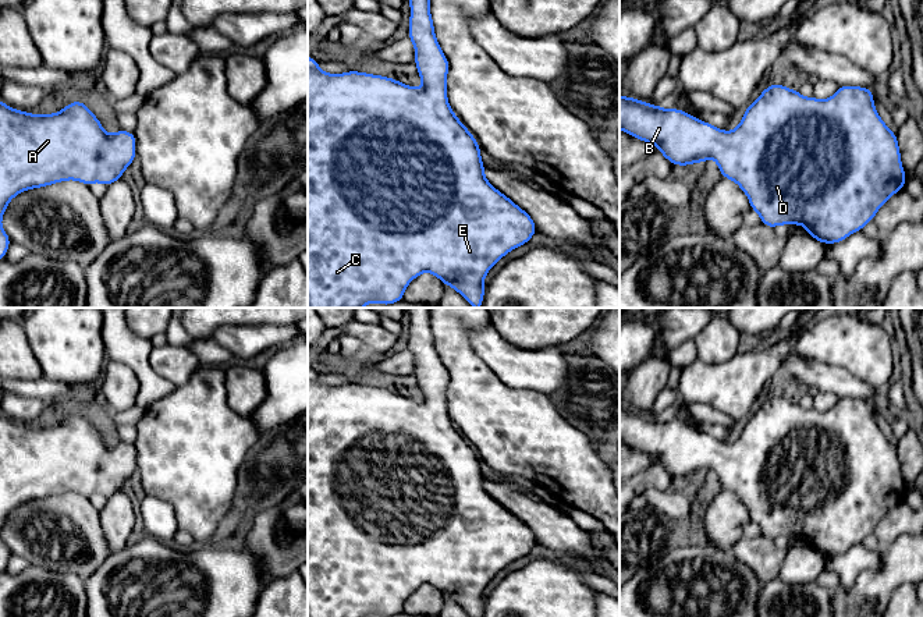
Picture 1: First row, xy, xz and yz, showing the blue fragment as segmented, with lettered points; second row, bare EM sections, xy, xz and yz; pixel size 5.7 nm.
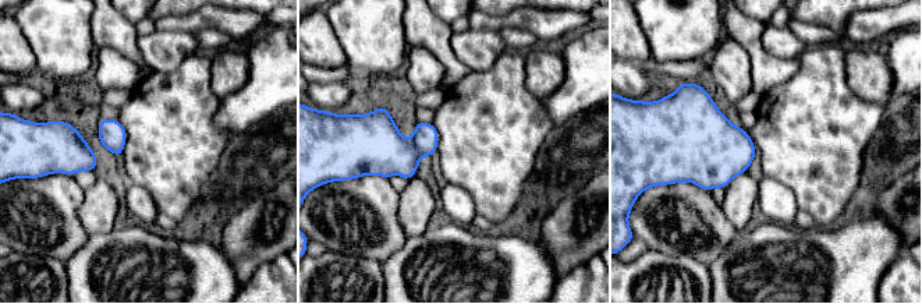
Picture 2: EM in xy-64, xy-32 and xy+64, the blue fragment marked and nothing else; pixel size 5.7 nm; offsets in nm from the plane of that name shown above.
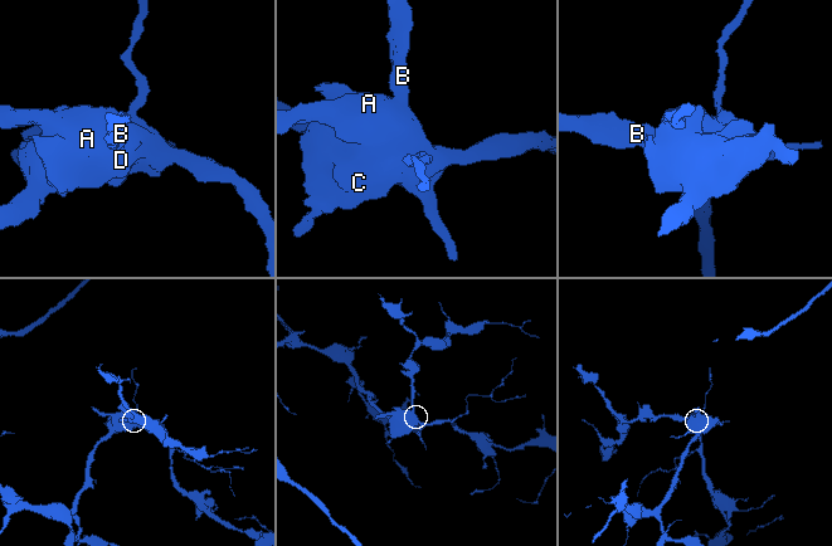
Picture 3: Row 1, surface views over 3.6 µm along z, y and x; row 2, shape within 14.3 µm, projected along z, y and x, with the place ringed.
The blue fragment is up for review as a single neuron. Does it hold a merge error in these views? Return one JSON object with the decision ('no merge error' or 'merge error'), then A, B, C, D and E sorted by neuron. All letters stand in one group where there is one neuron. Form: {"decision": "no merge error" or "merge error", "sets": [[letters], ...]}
{"decision": "no merge error", "sets": [["A", "B", "C", "D", "E"]]}

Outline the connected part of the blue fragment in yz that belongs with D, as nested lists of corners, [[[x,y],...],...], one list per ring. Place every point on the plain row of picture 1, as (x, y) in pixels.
[[[773,396],[768,397],[753,415],[748,416],[748,422],[743,425],[736,442],[723,443],[706,433],[699,432],[692,426],[682,423],[681,421],[668,422],[652,415],[642,414],[632,408],[624,409],[620,407],[620,442],[625,443],[628,447],[636,451],[656,457],[660,465],[674,478],[689,478],[696,474],[704,475],[707,471],[714,469],[721,489],[729,490],[739,497],[739,500],[746,506],[749,511],[750,521],[760,528],[762,536],[770,540],[775,540],[780,536],[800,536],[807,542],[809,549],[816,550],[821,556],[837,556],[846,552],[852,545],[863,542],[867,535],[873,533],[877,522],[895,504],[905,500],[905,496],[908,493],[901,474],[901,462],[898,458],[897,446],[892,444],[878,428],[873,415],[873,409],[874,405],[869,400],[842,397],[838,398],[837,404],[831,409],[820,412],[814,408],[805,409],[799,405],[799,403],[789,401],[781,396]]]

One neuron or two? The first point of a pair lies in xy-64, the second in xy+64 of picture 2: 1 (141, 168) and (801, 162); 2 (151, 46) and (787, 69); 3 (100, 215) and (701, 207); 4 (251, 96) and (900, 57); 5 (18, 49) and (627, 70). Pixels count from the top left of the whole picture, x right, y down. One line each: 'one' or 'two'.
1: one
2: two
3: two
4: one
5: two

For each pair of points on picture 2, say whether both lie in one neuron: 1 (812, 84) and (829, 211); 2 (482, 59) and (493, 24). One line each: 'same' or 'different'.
1: same
2: different

